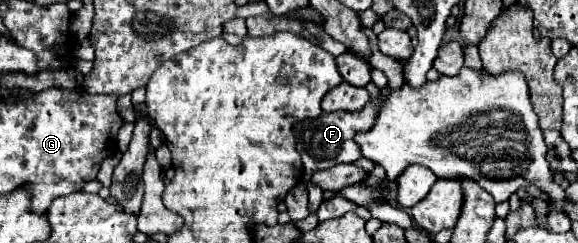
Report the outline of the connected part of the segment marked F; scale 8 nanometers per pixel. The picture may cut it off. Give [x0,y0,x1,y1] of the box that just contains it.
[294,88,390,214]

